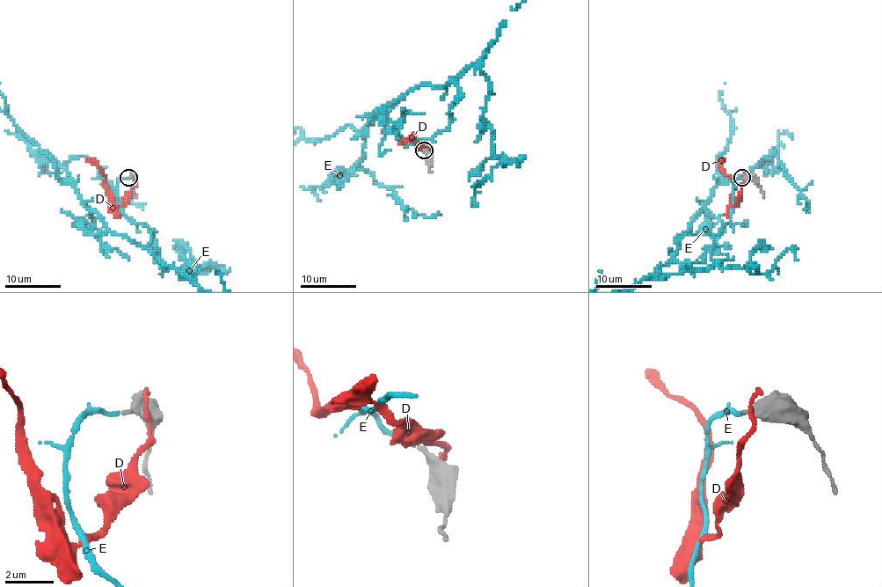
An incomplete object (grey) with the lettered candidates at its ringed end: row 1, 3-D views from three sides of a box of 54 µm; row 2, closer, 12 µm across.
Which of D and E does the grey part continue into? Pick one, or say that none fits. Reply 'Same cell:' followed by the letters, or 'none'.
Same cell: E

